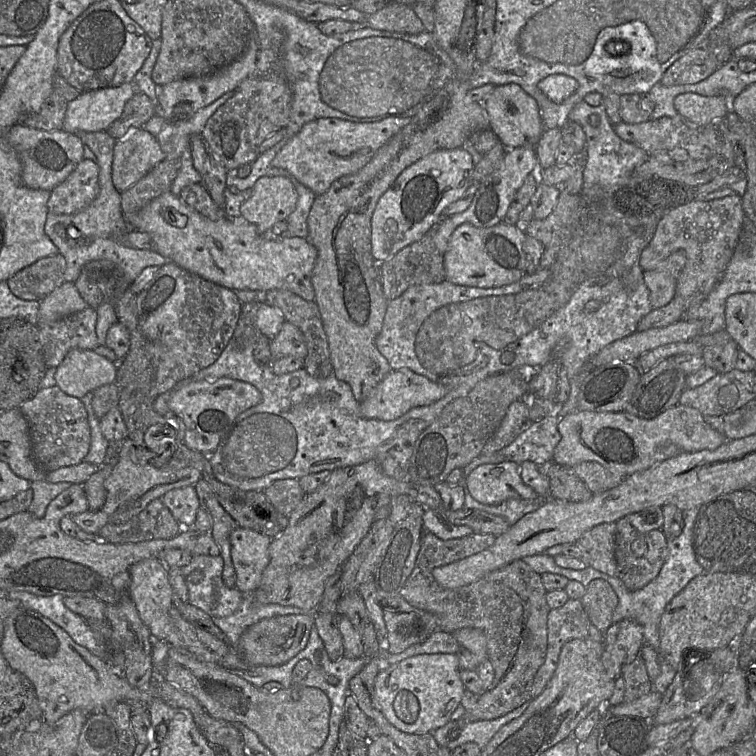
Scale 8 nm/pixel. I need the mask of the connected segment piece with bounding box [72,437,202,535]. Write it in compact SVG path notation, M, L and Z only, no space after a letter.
M130 438L123 440L118 447L118 457L109 477L105 480L106 489L105 504L100 510L87 510L72 516L73 521L85 532L98 535L100 529L108 523L122 523L139 514L151 501L161 498L167 491L185 486L194 486L201 478L202 473L195 467L183 468L159 468L147 462L135 462L133 454L136 455L136 446Z

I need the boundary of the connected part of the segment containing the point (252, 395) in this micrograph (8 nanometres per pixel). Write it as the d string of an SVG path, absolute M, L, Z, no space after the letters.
M228 377L213 380L188 381L176 386L168 401L169 410L180 417L186 426L183 442L190 449L212 454L221 438L245 410L262 401L261 392L252 384Z

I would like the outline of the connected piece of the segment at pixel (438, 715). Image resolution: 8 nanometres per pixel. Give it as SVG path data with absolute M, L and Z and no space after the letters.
M435 653L435 654L419 654L411 656L392 664L382 669L375 677L373 695L374 702L377 708L380 710L384 718L397 730L408 734L432 734L436 729L443 727L448 721L450 721L451 714L460 705L461 698L465 691L465 688L459 678L460 666L455 654Z

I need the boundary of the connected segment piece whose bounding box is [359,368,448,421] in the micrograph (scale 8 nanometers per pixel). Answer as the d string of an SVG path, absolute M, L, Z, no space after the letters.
M410 369L391 370L369 396L359 404L359 410L362 417L367 419L395 420L414 407L426 406L436 402L444 397L447 392L447 387L432 382Z

